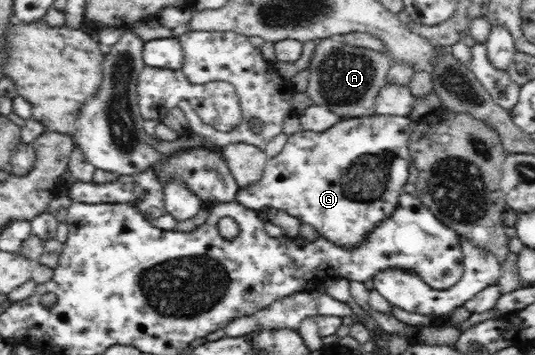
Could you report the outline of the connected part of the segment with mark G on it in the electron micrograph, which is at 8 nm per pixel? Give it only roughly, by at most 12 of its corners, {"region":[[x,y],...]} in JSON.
{"region":[[409,117],[288,136],[248,209],[272,207],[336,246],[392,217]]}

